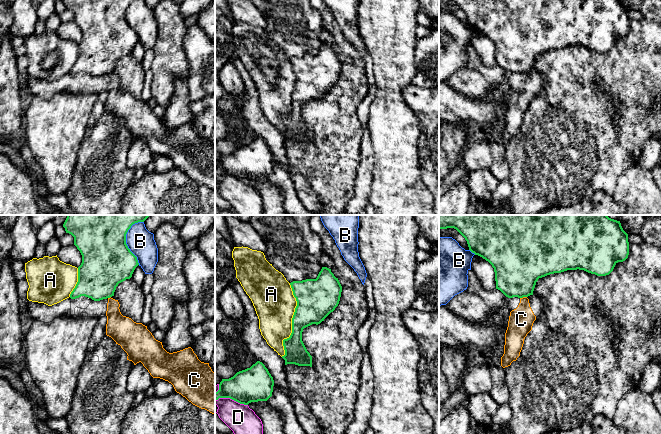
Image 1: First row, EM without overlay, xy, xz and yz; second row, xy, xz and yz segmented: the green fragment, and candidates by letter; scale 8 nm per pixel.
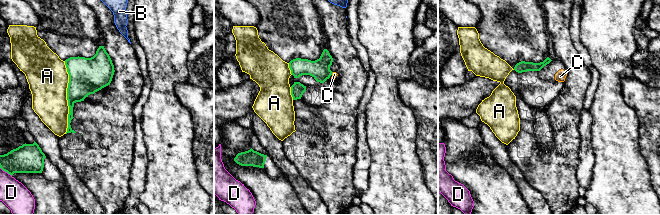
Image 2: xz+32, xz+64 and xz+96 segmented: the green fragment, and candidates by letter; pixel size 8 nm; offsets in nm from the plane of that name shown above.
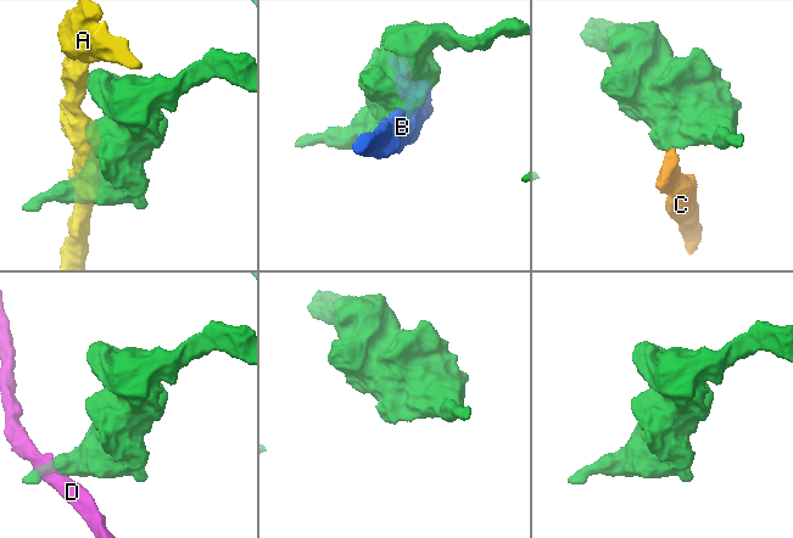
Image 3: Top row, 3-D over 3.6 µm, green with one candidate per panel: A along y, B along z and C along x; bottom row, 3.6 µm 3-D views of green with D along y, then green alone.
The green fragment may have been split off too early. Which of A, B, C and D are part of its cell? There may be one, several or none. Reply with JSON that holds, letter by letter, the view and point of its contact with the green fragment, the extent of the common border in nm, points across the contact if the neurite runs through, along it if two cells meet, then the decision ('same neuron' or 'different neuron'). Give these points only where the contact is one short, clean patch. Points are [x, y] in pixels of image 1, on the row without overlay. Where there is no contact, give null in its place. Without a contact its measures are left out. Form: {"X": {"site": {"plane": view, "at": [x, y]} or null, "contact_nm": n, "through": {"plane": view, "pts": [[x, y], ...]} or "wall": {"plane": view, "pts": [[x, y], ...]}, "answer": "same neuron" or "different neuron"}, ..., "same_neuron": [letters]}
{"A": {"site": {"plane": "xz", "at": [292, 97]}, "contact_nm": 600, "answer": "different neuron"}, "B": {"site": {"plane": "xy", "at": [126, 20]}, "contact_nm": 340, "answer": "different neuron"}, "C": {"site": {"plane": "yz", "at": [523, 72]}, "contact_nm": 60, "wall": {"plane": "yz", "pts": [[526, 72], [520, 74]]}, "answer": "different neuron"}, "D": {"site": {"plane": "xz", "at": [231, 174]}, "contact_nm": 260, "answer": "different neuron"}, "same_neuron": []}

